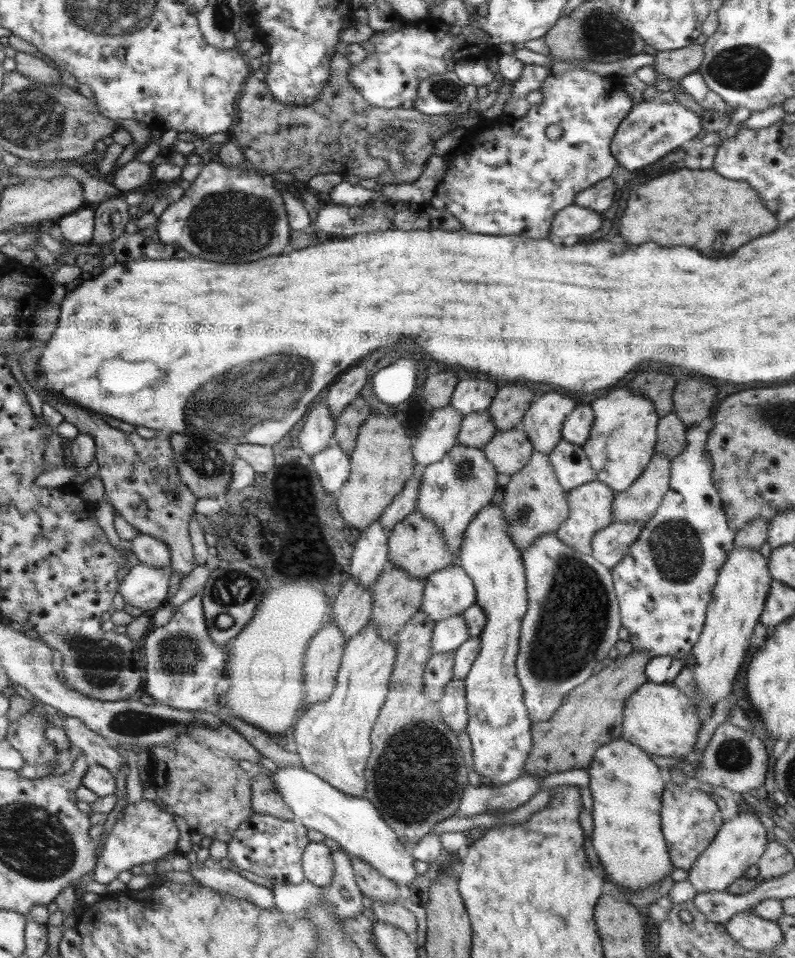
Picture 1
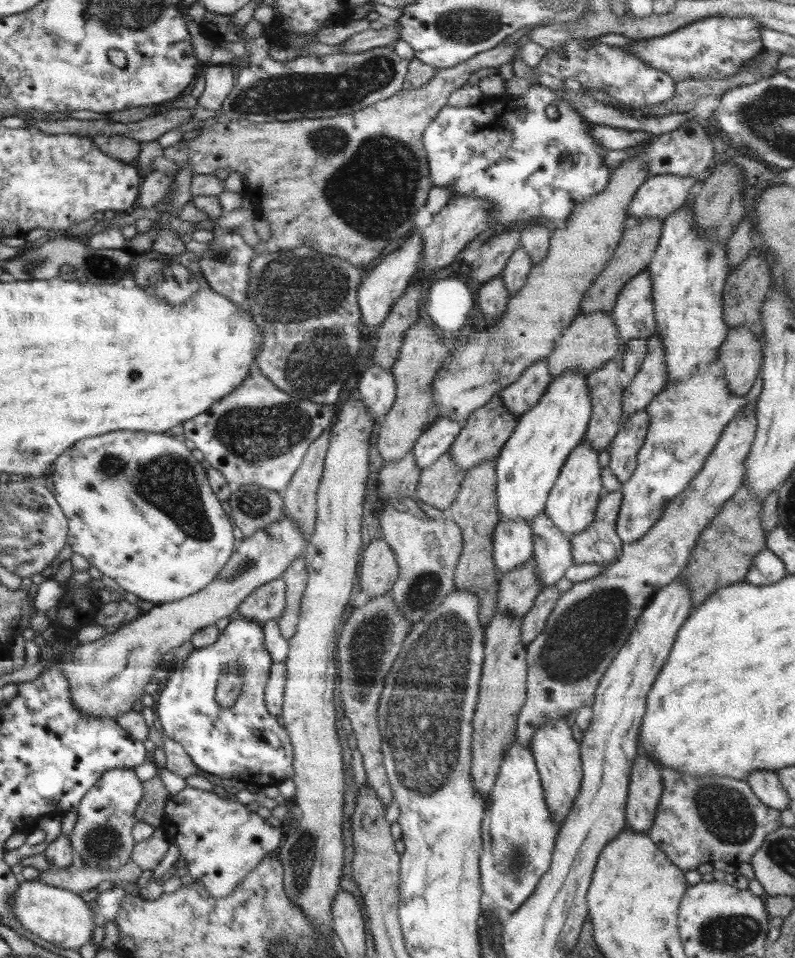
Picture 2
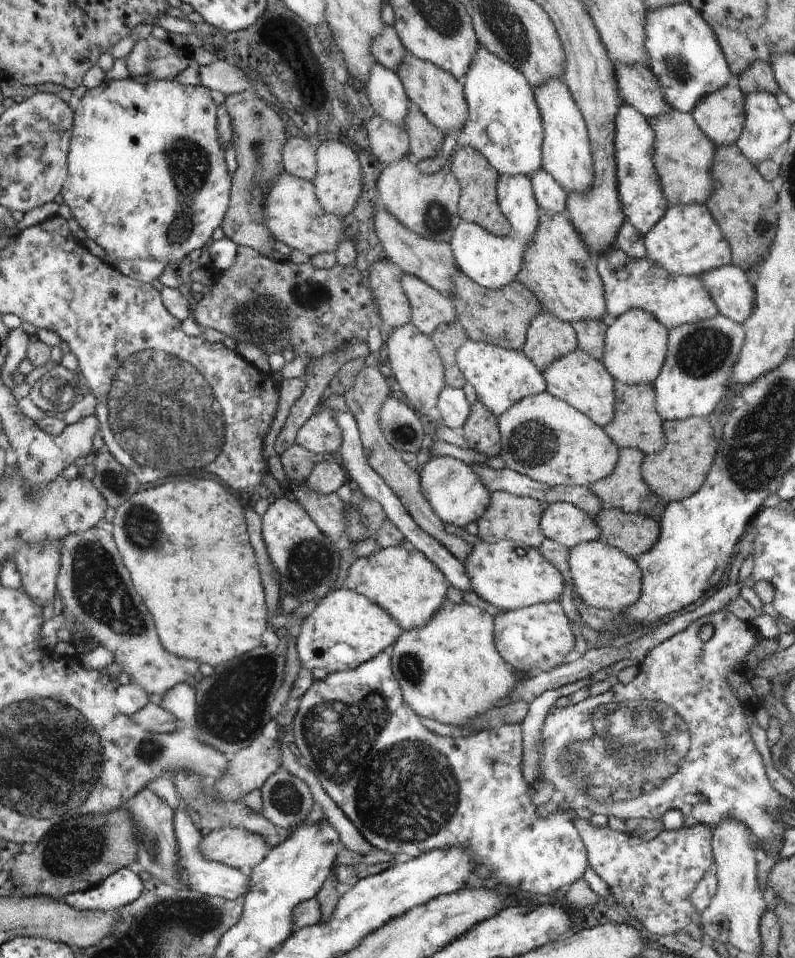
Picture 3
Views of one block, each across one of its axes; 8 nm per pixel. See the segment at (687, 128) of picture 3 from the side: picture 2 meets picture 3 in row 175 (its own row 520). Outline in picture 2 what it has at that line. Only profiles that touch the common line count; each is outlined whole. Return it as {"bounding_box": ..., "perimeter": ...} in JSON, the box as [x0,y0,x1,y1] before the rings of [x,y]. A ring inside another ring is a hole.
{"bounding_box":[515,410,756,748],"perimeter":[[[750,410],[740,416],[736,415],[722,431],[718,443],[714,445],[714,449],[708,455],[700,472],[683,492],[669,501],[658,521],[642,538],[623,545],[623,551],[618,561],[614,561],[606,568],[594,563],[572,563],[566,570],[565,577],[571,580],[574,586],[560,595],[554,610],[548,615],[542,632],[526,646],[527,698],[517,717],[515,735],[517,744],[530,748],[532,735],[535,734],[535,730],[540,724],[546,720],[555,722],[568,716],[570,711],[578,710],[582,706],[593,705],[602,675],[618,651],[626,644],[626,640],[634,630],[644,608],[662,586],[670,584],[684,571],[684,567],[689,562],[691,550],[700,538],[700,533],[721,511],[722,505],[743,486],[744,473],[746,473],[744,462],[748,458],[750,447],[754,442],[756,425],[756,411]]]}

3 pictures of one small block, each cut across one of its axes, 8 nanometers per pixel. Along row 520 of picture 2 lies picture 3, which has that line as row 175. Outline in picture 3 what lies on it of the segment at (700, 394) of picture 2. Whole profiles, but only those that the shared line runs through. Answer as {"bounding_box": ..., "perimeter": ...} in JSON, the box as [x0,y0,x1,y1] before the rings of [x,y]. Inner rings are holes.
{"bounding_box":[615,104,669,236],"perimeter":[[[622,104],[615,118],[617,189],[626,220],[644,236],[664,216],[669,202],[663,195],[653,165],[654,131],[649,120],[630,105]]]}

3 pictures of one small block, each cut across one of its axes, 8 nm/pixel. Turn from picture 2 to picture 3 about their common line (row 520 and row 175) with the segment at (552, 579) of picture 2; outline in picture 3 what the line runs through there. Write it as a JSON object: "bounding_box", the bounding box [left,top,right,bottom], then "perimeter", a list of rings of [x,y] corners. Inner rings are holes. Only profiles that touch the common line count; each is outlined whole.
{"bounding_box":[530,169,567,214],"perimeter":[[[538,169],[530,180],[541,212],[566,214],[567,192],[547,170]]]}

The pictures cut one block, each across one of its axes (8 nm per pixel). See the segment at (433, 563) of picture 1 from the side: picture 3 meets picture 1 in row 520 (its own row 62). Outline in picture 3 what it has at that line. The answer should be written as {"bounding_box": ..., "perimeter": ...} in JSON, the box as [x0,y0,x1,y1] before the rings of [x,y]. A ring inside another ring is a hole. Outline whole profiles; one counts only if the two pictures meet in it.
{"bounding_box":[395,50,468,136],"perimeter":[[[408,50],[403,52],[401,63],[395,73],[403,84],[408,100],[417,104],[418,108],[426,115],[426,118],[436,128],[439,128],[444,136],[453,130],[462,128],[466,122],[468,111],[464,85],[461,80],[452,76],[443,68],[419,59]]]}

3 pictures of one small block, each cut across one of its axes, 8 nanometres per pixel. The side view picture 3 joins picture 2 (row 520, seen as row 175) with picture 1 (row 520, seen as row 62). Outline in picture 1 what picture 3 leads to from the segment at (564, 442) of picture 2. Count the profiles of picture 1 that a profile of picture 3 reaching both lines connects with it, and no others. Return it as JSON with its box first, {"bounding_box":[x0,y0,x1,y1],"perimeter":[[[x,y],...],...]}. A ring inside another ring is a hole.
{"bounding_box":[458,502,533,786],"perimeter":[[[490,502],[477,512],[464,531],[458,556],[459,565],[467,572],[476,587],[476,603],[483,608],[487,616],[485,627],[479,636],[480,652],[464,678],[464,686],[466,686],[464,698],[468,707],[466,734],[471,740],[472,769],[481,777],[481,784],[486,786],[506,784],[524,775],[524,765],[533,743],[530,734],[533,723],[529,720],[524,705],[523,689],[515,665],[519,651],[521,622],[528,606],[526,575],[522,554],[509,537],[507,528],[508,523],[503,515],[503,508]]]}

